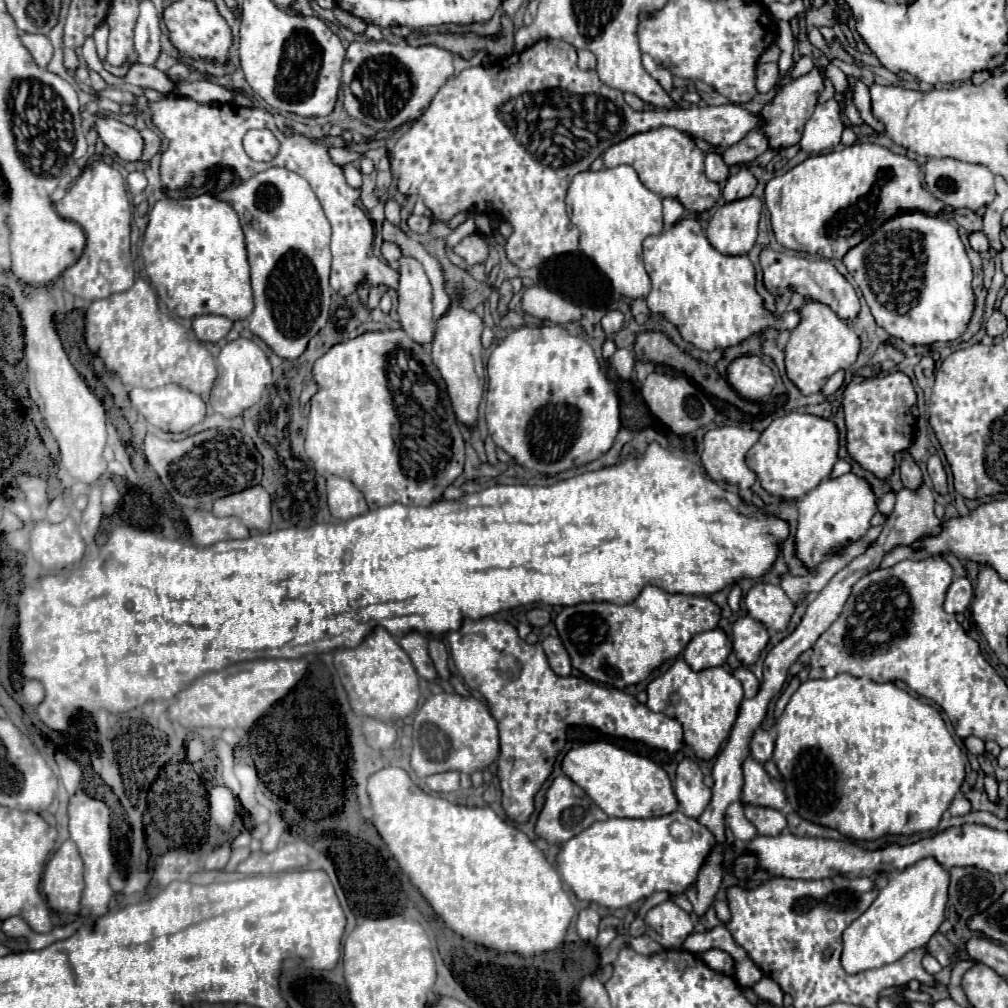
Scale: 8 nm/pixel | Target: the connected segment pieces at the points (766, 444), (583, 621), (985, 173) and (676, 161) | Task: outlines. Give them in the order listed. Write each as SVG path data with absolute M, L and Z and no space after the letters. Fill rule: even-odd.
M790 412L776 418L750 448L746 462L756 472L764 490L780 498L800 500L806 492L816 488L822 480L830 478L830 472L838 460L838 428L834 422L820 416Z
M646 586L640 596L626 606L610 602L566 606L554 624L574 668L604 686L624 690L626 686L646 680L654 668L676 658L694 634L716 628L720 612L720 606L706 596L668 596L668 592L656 586Z
M930 158L924 164L924 180L928 190L942 202L946 202L948 206L954 208L968 208L972 212L988 206L994 196L994 174L984 168L984 166L976 166L976 164L968 164L968 162L960 162L954 158Z
M656 128L630 136L604 152L604 168L628 164L636 170L640 182L660 198L676 198L690 212L710 210L720 198L720 186L704 174L704 154L692 138L676 128Z

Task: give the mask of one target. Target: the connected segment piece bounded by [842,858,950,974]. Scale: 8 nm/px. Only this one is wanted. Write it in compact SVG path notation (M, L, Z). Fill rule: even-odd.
M924 858L890 878L872 906L844 930L844 970L848 974L856 974L870 968L880 968L900 960L914 948L926 946L944 920L948 884L950 872L934 858Z

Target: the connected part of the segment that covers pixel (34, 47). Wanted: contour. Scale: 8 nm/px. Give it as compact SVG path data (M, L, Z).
M24 32L20 38L22 38L22 44L28 48L28 52L32 54L32 58L36 60L36 64L40 68L46 68L48 62L52 60L52 44L50 44L48 36Z

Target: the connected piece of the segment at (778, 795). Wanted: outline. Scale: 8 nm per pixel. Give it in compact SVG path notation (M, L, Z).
M750 756L742 764L744 770L744 786L742 786L742 804L752 806L770 806L770 808L784 808L786 796L782 790L780 780L772 778L762 764L752 760Z

